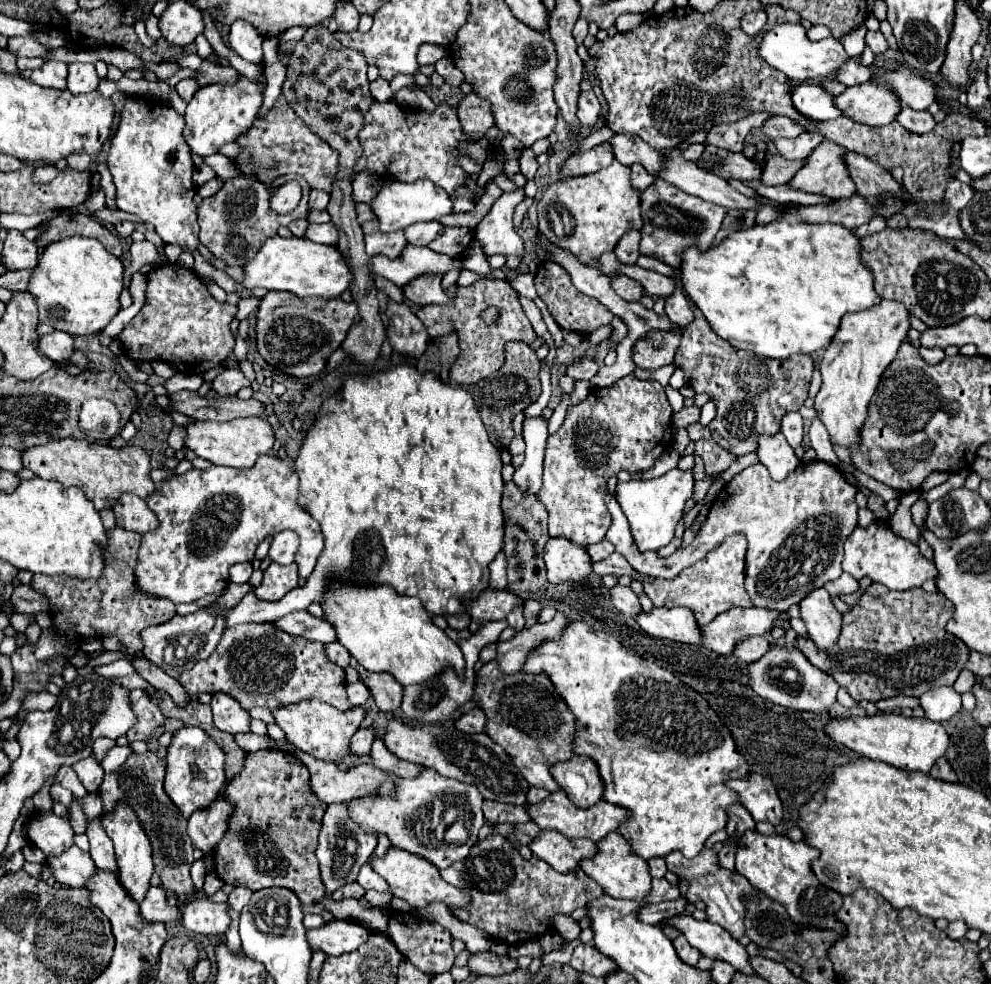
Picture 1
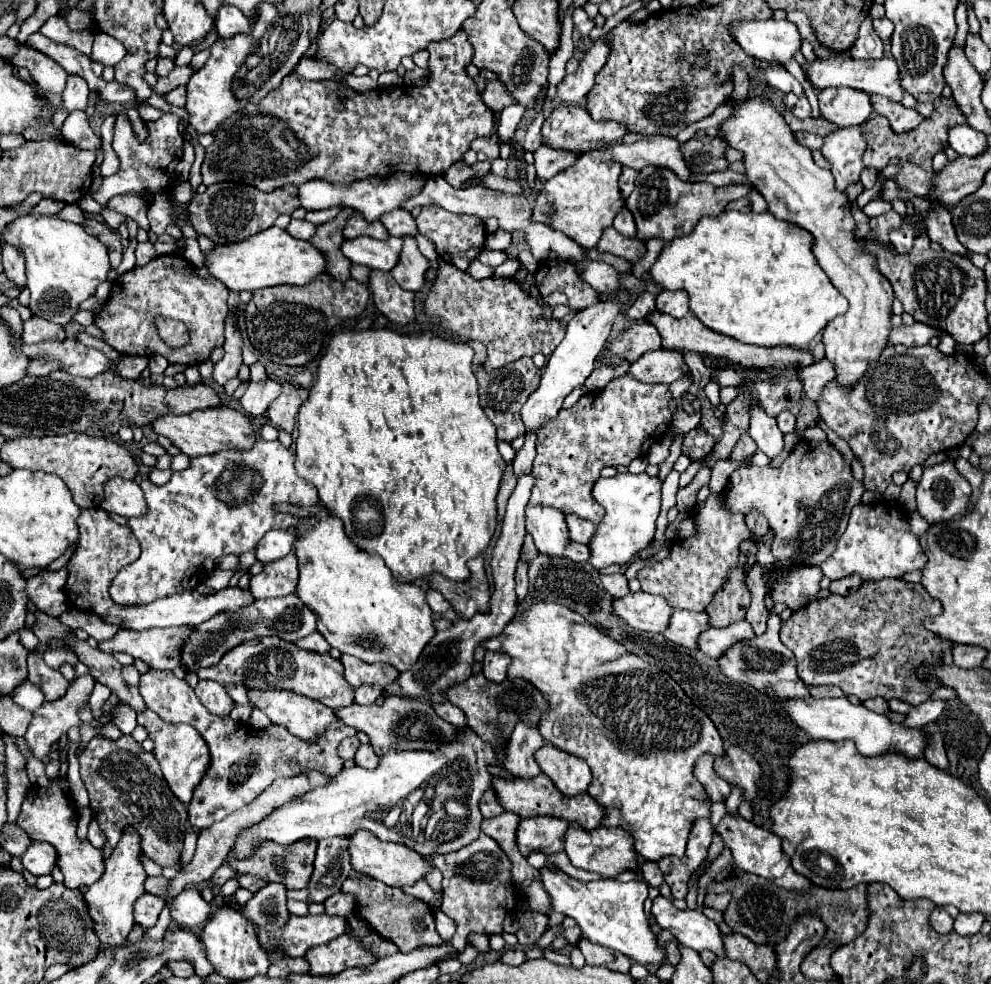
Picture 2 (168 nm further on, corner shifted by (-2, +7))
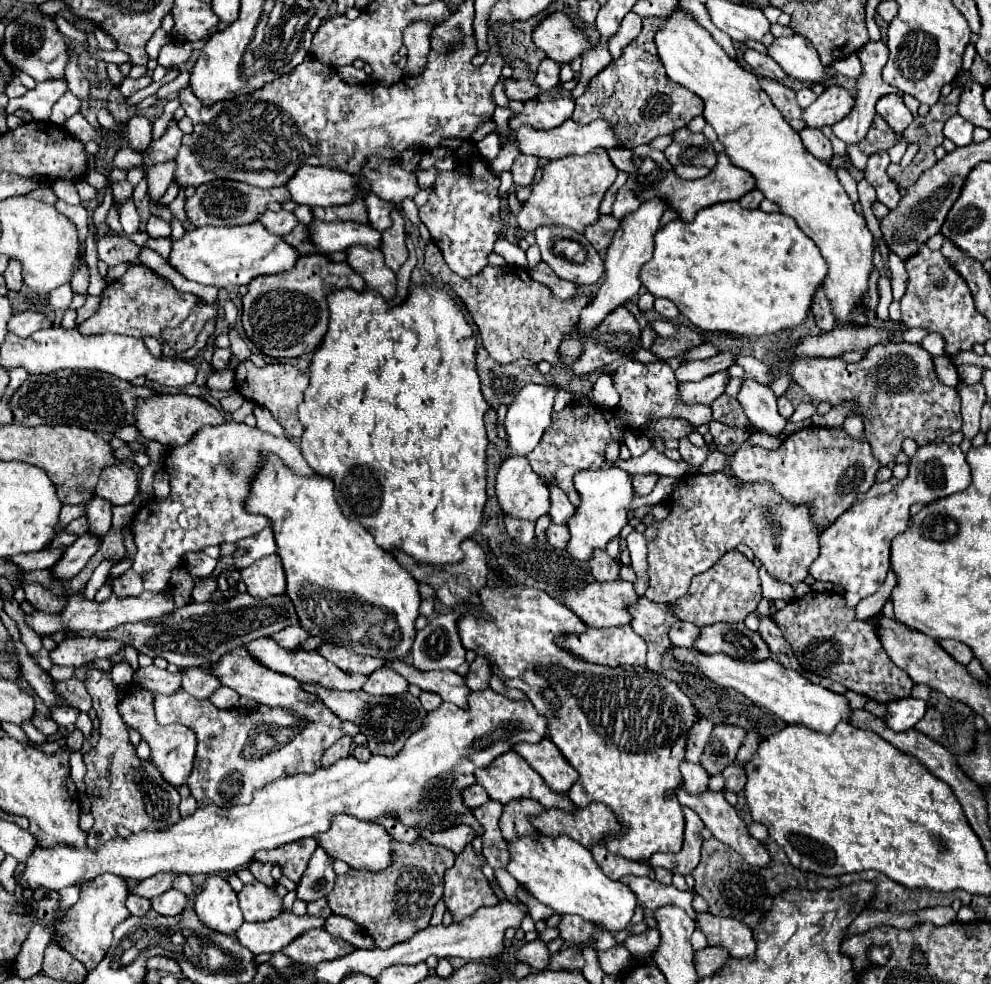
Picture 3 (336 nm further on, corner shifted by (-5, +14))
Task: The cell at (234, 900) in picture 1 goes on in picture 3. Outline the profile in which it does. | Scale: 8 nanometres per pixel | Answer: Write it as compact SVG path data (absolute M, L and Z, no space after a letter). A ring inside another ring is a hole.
M260 881L244 885L244 889L238 893L238 899L240 899L240 909L244 917L250 921L262 921L282 913L282 899L276 897Z

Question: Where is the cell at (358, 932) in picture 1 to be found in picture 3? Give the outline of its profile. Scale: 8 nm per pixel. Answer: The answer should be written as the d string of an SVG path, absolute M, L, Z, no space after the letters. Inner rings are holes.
M280 913L272 921L258 921L258 923L244 923L238 929L238 941L250 949L254 955L258 953L274 953L282 951L290 945L296 937L306 933L308 929L322 929L326 919L312 917L312 915L294 915L294 913Z

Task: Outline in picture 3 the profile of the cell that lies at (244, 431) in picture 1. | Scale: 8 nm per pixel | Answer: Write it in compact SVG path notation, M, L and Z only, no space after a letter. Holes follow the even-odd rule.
M184 393L158 395L152 399L144 399L144 401L138 401L138 407L136 407L136 427L138 427L140 435L144 435L146 439L152 439L152 441L160 441L166 447L186 445L188 439L192 439L194 433L198 433L198 429L222 425L222 423L226 423L224 411L220 411L218 407L210 405L208 401L204 401L200 397L192 397L192 395L184 395Z

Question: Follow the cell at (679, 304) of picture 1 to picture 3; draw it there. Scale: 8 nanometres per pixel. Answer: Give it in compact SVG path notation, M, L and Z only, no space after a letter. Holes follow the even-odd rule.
M660 297L656 299L654 311L656 311L656 313L660 313L662 317L670 319L670 321L676 321L676 319L680 317L680 311L676 309L676 305L674 305L672 301L668 301L668 299L660 299Z

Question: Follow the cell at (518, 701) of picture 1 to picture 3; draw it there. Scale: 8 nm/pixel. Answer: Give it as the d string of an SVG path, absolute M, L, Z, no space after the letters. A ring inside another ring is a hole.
M388 661L386 667L394 669L402 677L406 677L408 683L418 685L422 691L438 693L444 701L456 703L458 707L468 707L468 685L464 685L464 677L454 671L436 671L436 673L424 673L414 669L412 665L404 661Z

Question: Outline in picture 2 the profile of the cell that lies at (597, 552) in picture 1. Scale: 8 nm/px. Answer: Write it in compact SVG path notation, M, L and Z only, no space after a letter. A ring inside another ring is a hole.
M569 514L569 516L565 516L565 522L567 522L567 530L569 530L571 540L587 544L589 536L593 536L595 524L591 524L589 520L581 520L577 514Z

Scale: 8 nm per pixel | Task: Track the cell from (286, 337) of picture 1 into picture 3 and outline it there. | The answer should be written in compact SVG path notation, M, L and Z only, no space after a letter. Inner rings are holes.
M314 253L298 259L296 267L288 273L256 277L248 285L248 293L244 295L242 309L242 325L246 337L264 353L276 359L282 357L300 357L304 353L314 351L322 337L328 331L328 295L338 287L350 287L354 291L364 289L364 279L356 273L348 263L334 263L326 255ZM334 277L334 279L332 279ZM340 277L340 283L338 279Z

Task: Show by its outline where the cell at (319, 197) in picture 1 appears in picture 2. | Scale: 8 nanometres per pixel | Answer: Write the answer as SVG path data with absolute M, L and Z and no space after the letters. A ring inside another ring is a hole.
M393 174L387 178L375 176L365 180L355 180L351 184L335 184L329 180L309 180L299 186L299 200L305 210L325 210L331 206L351 208L355 212L361 212L365 220L379 220L385 212L397 210L405 198L415 196L415 192L421 192L425 180L421 176L409 176L409 174Z

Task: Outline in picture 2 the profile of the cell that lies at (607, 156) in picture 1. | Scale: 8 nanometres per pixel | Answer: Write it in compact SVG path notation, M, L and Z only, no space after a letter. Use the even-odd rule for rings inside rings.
M539 146L533 152L535 158L535 174L539 182L545 182L547 178L553 178L557 172L561 172L565 166L569 166L573 160L577 160L579 154L565 152L565 150L555 150L549 146Z

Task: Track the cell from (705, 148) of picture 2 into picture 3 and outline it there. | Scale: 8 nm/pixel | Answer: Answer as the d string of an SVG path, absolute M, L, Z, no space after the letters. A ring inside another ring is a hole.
M678 129L674 133L672 145L664 151L666 159L672 165L696 165L696 167L714 167L716 165L716 153L710 145L710 141L704 137L704 133L692 133L690 129Z

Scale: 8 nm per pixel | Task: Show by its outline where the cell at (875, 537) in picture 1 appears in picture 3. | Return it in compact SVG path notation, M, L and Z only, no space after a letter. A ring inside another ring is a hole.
M930 443L920 447L904 481L890 479L886 483L874 483L868 493L860 495L856 503L820 535L820 557L810 565L810 575L816 581L842 585L846 604L854 609L884 583L884 577L890 571L890 543L896 535L906 531L912 503L928 505L952 493L960 493L968 485L970 467L958 445Z

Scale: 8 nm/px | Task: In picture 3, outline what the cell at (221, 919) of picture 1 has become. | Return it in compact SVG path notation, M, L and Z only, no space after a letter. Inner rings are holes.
M170 889L164 895L152 899L152 909L160 915L176 915L176 913L184 911L186 901L188 901L188 897L182 891Z

